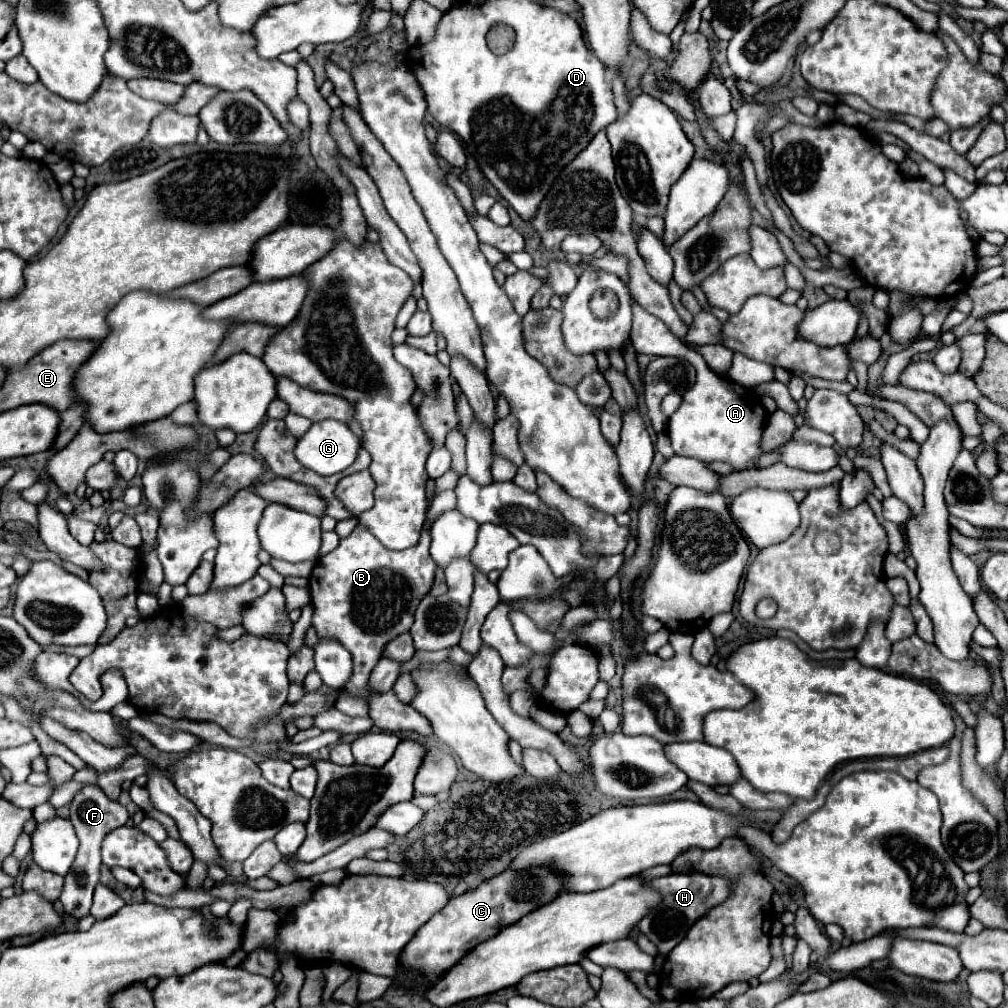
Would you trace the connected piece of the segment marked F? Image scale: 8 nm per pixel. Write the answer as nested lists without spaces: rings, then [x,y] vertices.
[[[84,786],[70,804],[70,822],[74,824],[76,836],[80,840],[80,850],[70,866],[70,872],[64,878],[64,888],[60,894],[60,902],[64,910],[76,918],[84,918],[90,912],[92,892],[100,880],[100,848],[104,838],[114,830],[128,822],[128,810],[120,804],[110,800],[98,786]]]

